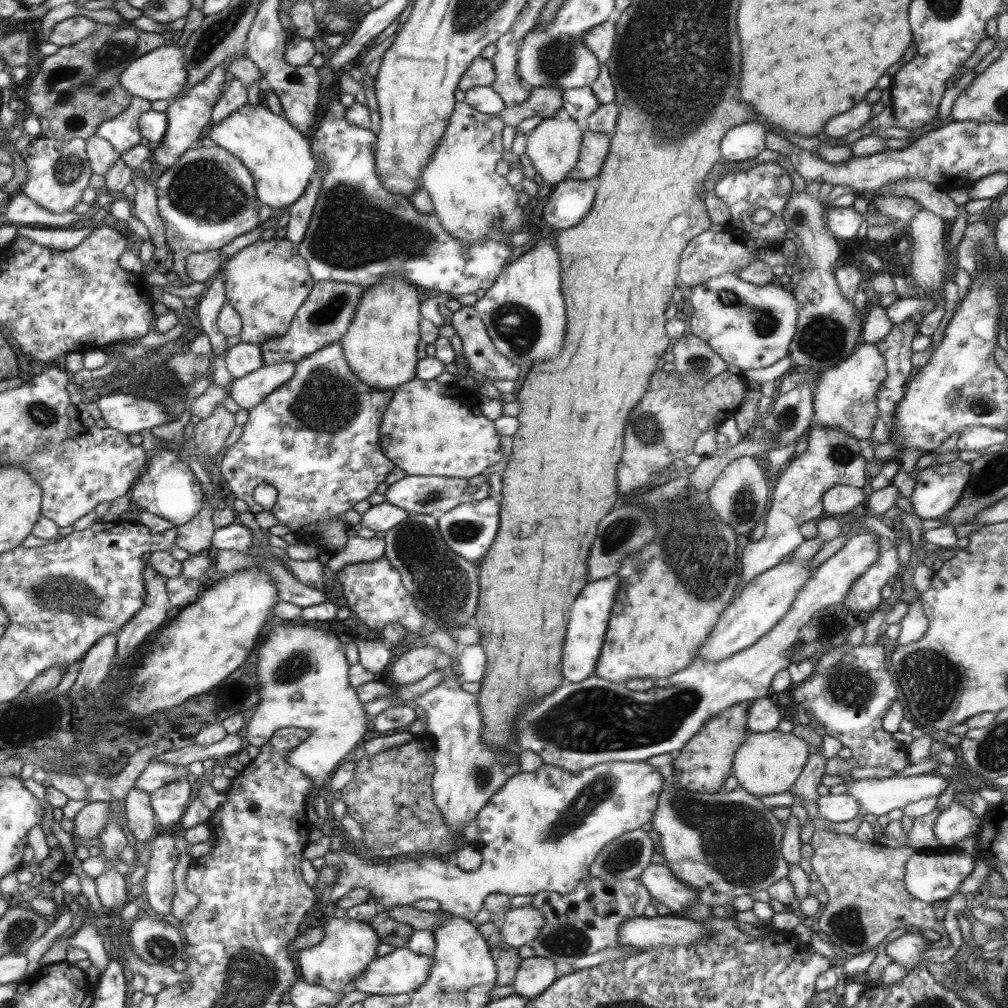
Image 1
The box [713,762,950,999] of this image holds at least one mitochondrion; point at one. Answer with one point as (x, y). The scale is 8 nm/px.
(846, 925)

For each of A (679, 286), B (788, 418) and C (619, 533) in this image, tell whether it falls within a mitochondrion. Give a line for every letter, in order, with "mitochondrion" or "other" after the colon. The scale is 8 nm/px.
A: other
B: mitochondrion
C: mitochondrion

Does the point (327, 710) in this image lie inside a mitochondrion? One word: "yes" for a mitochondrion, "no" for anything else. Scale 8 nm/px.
no

